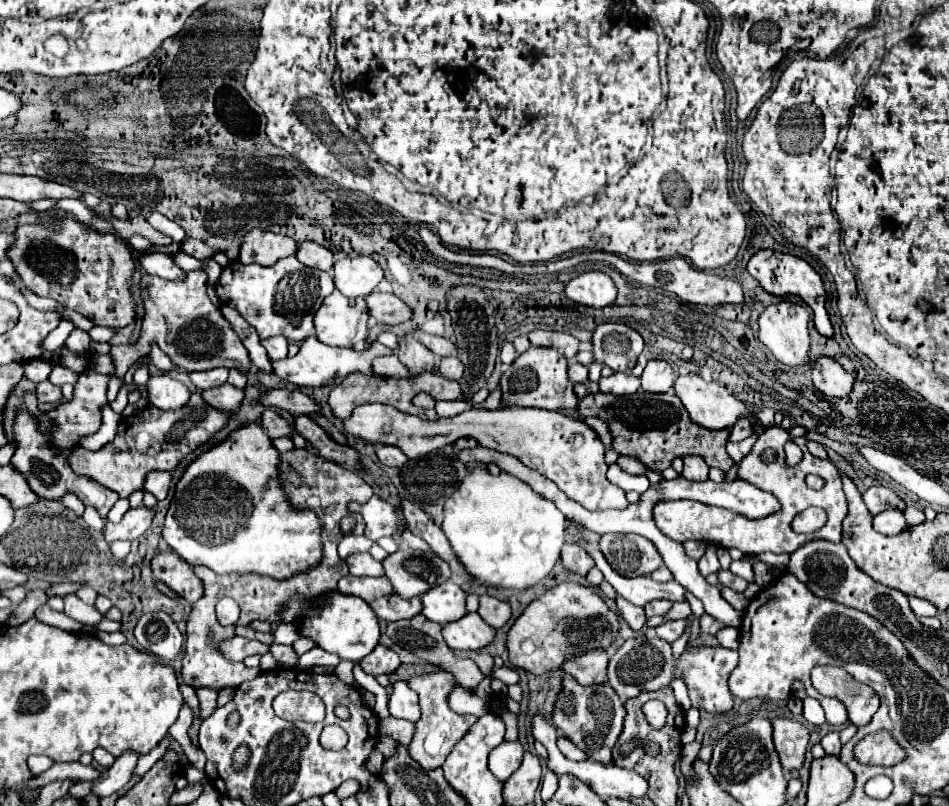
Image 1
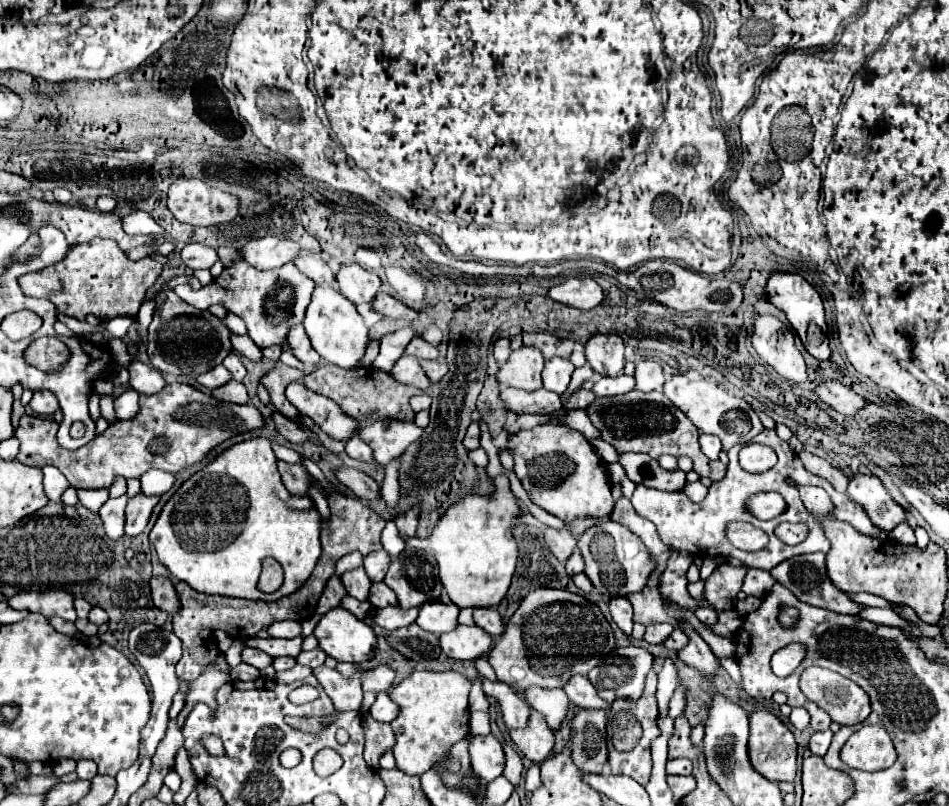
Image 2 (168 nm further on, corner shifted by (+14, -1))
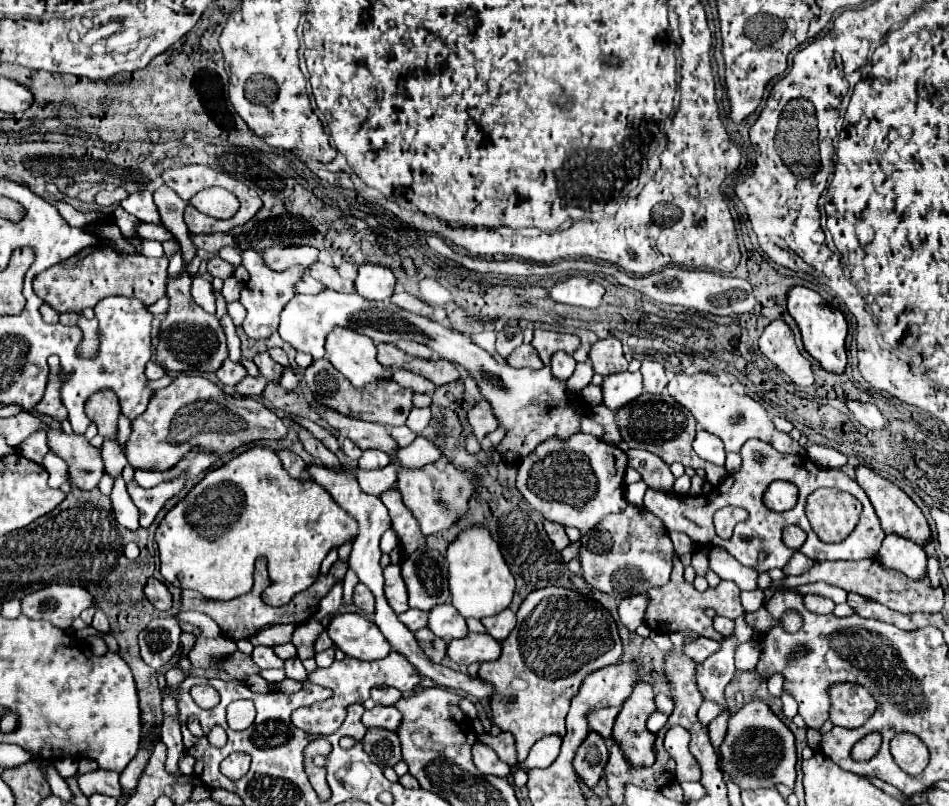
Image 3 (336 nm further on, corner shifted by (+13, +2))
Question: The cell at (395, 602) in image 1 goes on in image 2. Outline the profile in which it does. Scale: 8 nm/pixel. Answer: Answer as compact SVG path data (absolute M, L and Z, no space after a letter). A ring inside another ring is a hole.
M387 605L387 607L381 607L381 609L375 609L373 611L373 621L387 629L387 631L393 631L397 627L407 627L409 623L413 623L417 619L417 609L401 609L397 605Z

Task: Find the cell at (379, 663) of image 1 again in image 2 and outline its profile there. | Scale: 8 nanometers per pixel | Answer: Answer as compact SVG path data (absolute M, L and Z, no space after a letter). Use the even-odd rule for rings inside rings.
M377 665L371 669L363 669L361 671L361 683L363 683L363 691L387 691L395 681L395 671L387 665Z

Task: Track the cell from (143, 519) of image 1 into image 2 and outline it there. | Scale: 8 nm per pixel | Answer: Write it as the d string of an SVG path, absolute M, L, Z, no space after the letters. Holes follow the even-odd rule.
M143 493L129 499L127 513L125 513L125 535L135 537L135 535L143 533L143 529L147 527L147 521L149 521L151 511L157 505L157 501L159 501L159 497L147 497Z

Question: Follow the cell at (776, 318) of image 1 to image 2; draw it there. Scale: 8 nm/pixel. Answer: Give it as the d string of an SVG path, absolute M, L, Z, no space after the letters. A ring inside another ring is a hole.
M773 315L755 319L751 343L757 355L789 381L801 383L807 379L807 365L801 351L795 347L793 331Z

